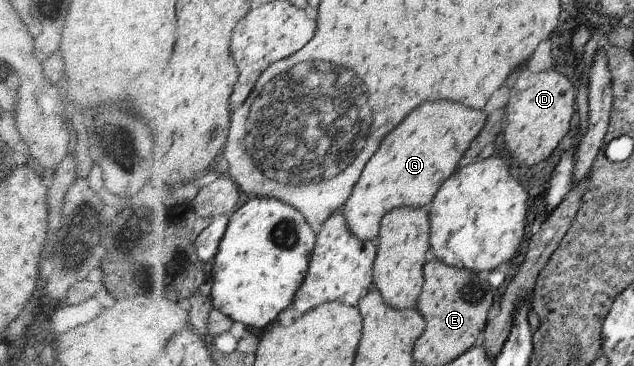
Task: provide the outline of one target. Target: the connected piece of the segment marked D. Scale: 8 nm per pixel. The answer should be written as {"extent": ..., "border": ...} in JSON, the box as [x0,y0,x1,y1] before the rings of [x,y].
{"extent":[504,68,576,167],"border":[[[553,68],[542,73],[520,73],[504,107],[507,119],[504,128],[505,147],[514,161],[524,167],[532,167],[551,157],[562,137],[571,128],[570,120],[576,111],[576,90],[576,85],[572,85],[562,73]]]}

